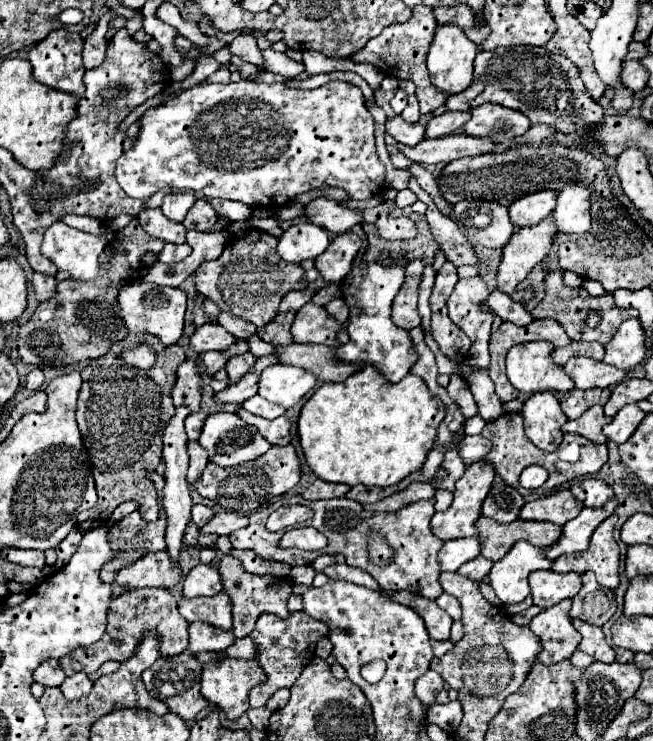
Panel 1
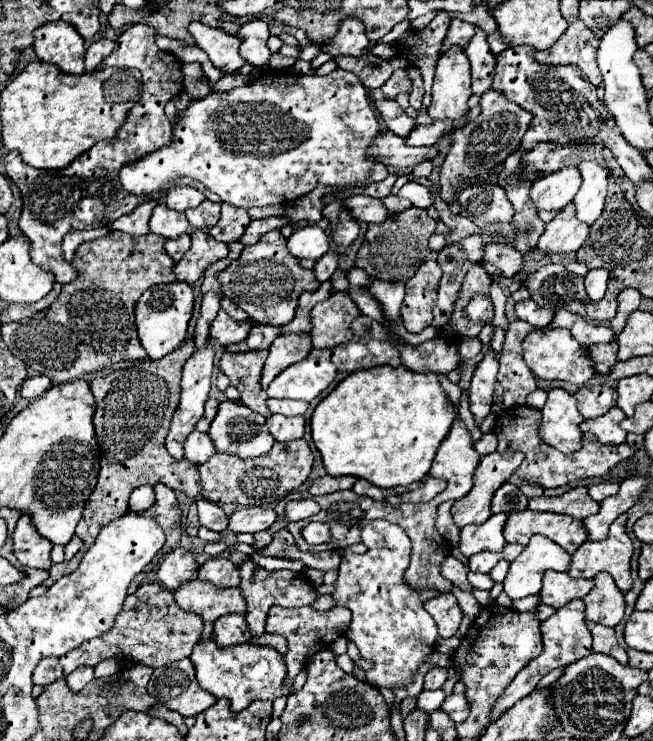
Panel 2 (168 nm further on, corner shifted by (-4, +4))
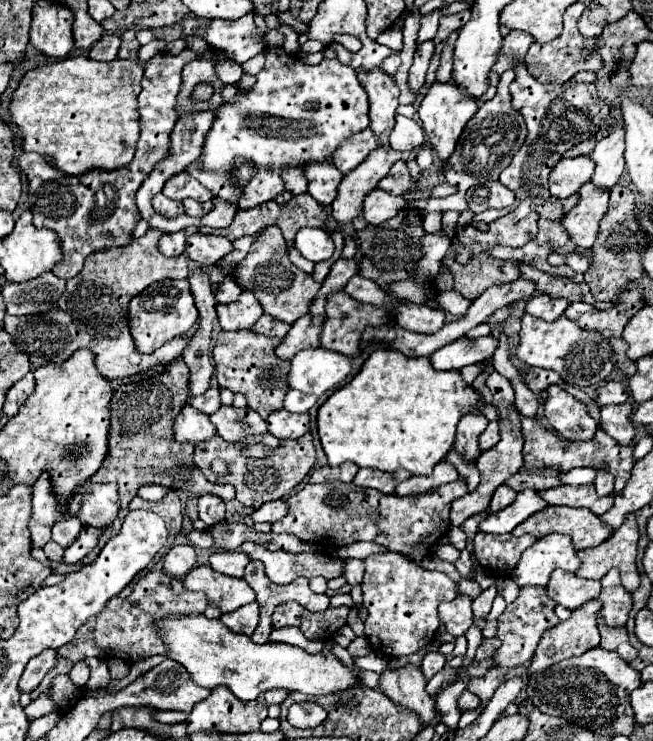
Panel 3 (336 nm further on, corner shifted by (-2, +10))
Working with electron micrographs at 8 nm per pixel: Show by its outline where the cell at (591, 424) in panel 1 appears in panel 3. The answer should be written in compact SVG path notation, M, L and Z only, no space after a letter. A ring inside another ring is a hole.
M630 402L626 404L618 404L618 406L602 406L600 408L600 416L602 416L602 430L608 432L612 438L616 438L622 444L630 444L634 440L636 428L630 422L630 414L632 414L634 406Z

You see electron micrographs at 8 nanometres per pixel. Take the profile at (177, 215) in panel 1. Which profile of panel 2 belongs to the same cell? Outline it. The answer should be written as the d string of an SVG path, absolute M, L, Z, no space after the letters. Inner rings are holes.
M176 186L176 188L168 190L166 206L176 210L176 212L184 212L188 208L196 208L204 198L206 196L192 186Z

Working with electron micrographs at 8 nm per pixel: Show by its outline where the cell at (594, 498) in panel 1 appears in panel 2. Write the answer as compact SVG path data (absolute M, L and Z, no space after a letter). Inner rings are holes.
M600 482L600 484L592 484L588 486L588 492L592 496L592 500L596 502L602 502L604 498L612 496L618 492L618 482Z

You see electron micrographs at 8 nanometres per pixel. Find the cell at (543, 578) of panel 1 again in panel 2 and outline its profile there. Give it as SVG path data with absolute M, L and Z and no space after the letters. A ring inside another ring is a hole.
M544 572L540 598L552 608L562 608L574 598L584 598L594 582L586 578L572 578L566 572Z

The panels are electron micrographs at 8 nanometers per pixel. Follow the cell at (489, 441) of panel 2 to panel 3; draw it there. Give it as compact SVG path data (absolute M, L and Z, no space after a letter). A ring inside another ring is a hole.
M490 422L488 428L480 434L480 448L482 448L482 450L490 450L494 444L498 444L498 440L500 440L498 422Z

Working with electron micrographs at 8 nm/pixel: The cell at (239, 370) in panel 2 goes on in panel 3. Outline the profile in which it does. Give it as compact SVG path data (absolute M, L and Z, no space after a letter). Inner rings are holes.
M236 330L236 332L220 332L216 338L216 346L212 350L216 362L216 378L220 388L228 388L234 394L244 394L248 406L266 418L270 412L282 408L282 398L286 396L290 360L278 360L274 354L280 338L268 338L264 334L254 334L252 330Z

